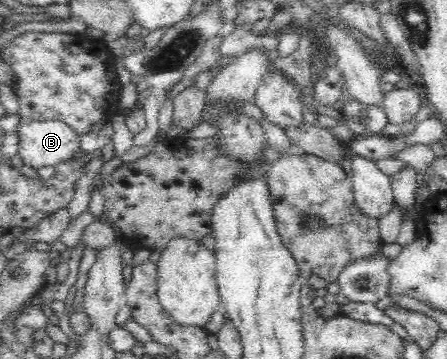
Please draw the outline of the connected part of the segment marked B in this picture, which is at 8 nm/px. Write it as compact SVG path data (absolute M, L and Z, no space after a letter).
M33 121L19 122L16 125L16 134L19 138L19 157L22 163L33 169L41 167L56 167L63 161L68 161L71 153L80 147L80 137L66 123L62 121Z

